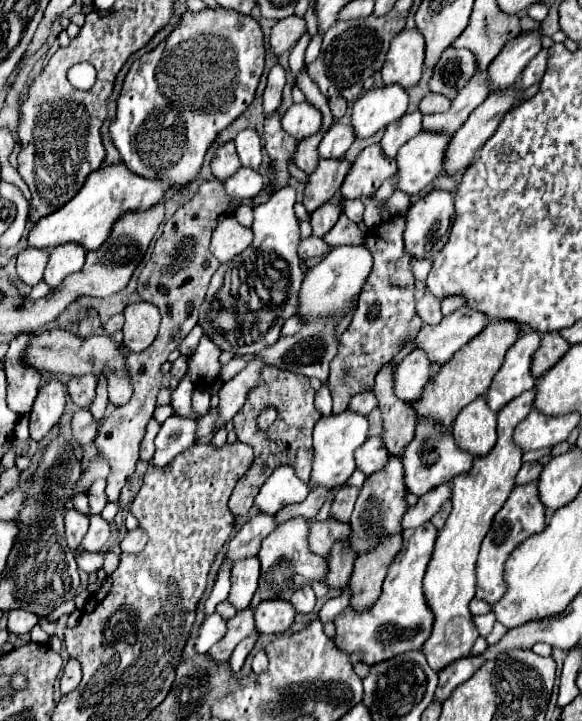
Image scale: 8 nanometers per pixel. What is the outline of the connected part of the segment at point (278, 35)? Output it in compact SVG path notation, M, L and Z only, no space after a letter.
M292 15L292 17L286 17L286 19L278 21L272 27L272 33L270 33L270 49L272 49L272 53L282 55L282 53L290 51L304 33L306 33L306 23L298 15Z

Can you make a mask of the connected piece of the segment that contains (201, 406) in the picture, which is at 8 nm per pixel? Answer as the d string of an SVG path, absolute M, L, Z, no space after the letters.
M196 389L192 395L192 411L202 419L210 409L210 393L204 389Z

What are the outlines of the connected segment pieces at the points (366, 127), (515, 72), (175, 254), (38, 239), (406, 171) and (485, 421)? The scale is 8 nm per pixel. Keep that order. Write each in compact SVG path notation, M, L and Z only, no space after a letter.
M384 85L366 91L352 107L356 137L372 137L378 129L400 119L408 109L408 93L400 85Z
M532 29L516 35L516 39L510 39L504 45L504 51L500 51L500 55L488 67L492 77L492 89L512 87L520 73L524 71L526 63L530 63L530 59L536 57L540 49L542 49L540 29Z
M212 179L204 181L198 189L198 193L186 201L164 225L162 235L158 237L152 257L148 259L146 267L142 269L138 277L138 295L142 301L148 301L156 305L162 313L162 325L154 339L154 343L144 349L142 353L130 353L126 359L128 379L132 385L132 397L126 405L116 407L102 423L100 433L94 441L100 455L104 455L110 463L110 477L106 485L108 501L116 501L120 497L120 489L124 483L132 477L136 461L138 461L138 449L140 441L144 437L146 425L152 419L152 413L156 409L156 395L162 385L162 365L168 361L168 355L178 349L182 339L192 331L192 327L198 321L200 305L204 303L204 295L208 291L208 283L216 269L220 267L218 259L210 253L210 235L216 227L216 223L222 217L228 217L234 213L234 209L242 201L232 199L226 195L222 181Z
M124 163L100 167L92 175L88 175L84 187L60 209L44 219L38 219L28 235L28 247L58 247L60 243L80 243L86 251L98 249L108 233L112 223L126 211L146 211L158 201L162 201L164 193L168 191L170 183L166 181L152 181L132 173Z
M420 131L398 151L398 189L418 195L444 171L444 151L452 135L446 131Z
M478 397L458 413L452 433L460 449L472 455L486 455L496 443L496 413L484 397Z

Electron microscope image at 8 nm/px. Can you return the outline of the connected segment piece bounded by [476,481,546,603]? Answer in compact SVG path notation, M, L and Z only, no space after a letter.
M538 481L532 483L524 483L514 487L514 491L510 493L508 501L504 503L504 507L496 513L494 523L488 531L488 535L482 541L480 547L480 557L478 557L478 565L476 565L476 573L478 573L478 583L476 583L476 597L484 599L488 603L496 603L498 599L504 597L506 593L506 581L504 581L504 563L508 561L510 553L530 535L538 533L544 529L544 505L538 499Z

